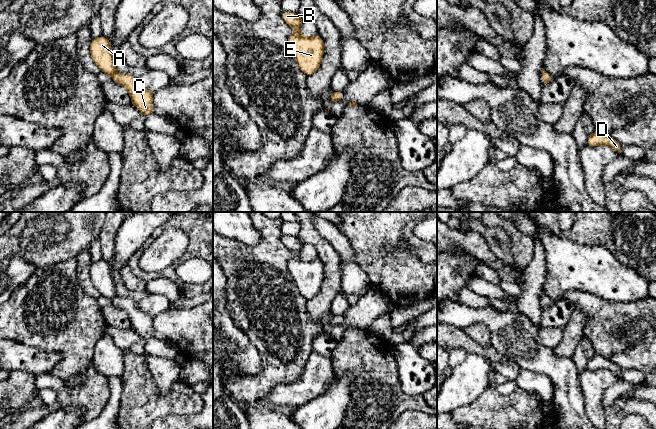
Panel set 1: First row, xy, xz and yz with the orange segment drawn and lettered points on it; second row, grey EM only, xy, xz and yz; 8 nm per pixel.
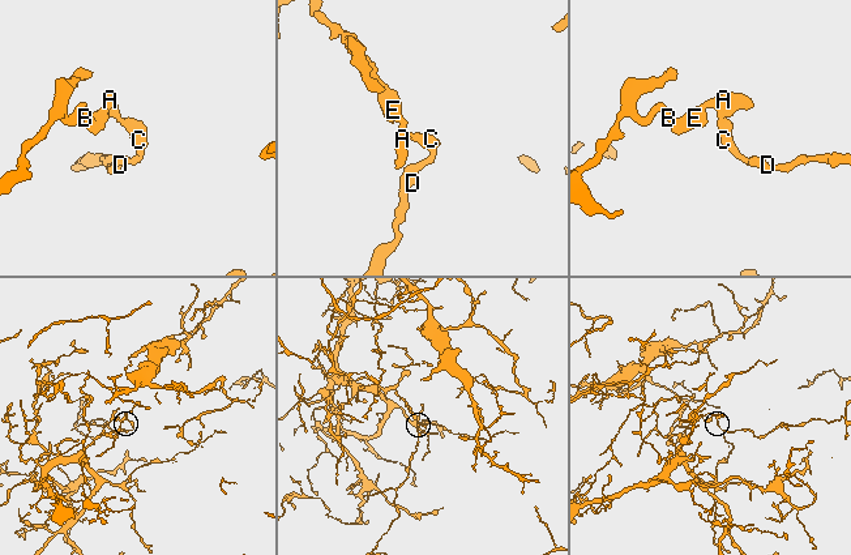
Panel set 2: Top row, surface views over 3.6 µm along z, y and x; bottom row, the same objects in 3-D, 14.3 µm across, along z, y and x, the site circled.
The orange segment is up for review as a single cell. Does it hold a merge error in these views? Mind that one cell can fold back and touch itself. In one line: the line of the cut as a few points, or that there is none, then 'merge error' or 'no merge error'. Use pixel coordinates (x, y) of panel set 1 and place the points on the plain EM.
no cut | no merge error

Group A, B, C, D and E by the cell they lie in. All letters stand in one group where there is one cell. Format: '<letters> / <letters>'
A B C D E

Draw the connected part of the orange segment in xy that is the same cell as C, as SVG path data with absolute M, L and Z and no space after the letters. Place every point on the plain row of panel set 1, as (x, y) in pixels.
M103 259L92 263L90 278L93 285L98 289L101 296L108 298L111 303L125 311L130 318L132 328L145 340L153 337L154 316L140 311L136 302L132 299L118 298L115 284L112 278L111 266Z

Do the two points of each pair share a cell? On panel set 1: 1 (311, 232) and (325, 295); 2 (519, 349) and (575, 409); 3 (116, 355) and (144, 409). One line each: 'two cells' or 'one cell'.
1: one cell
2: one cell
3: two cells

